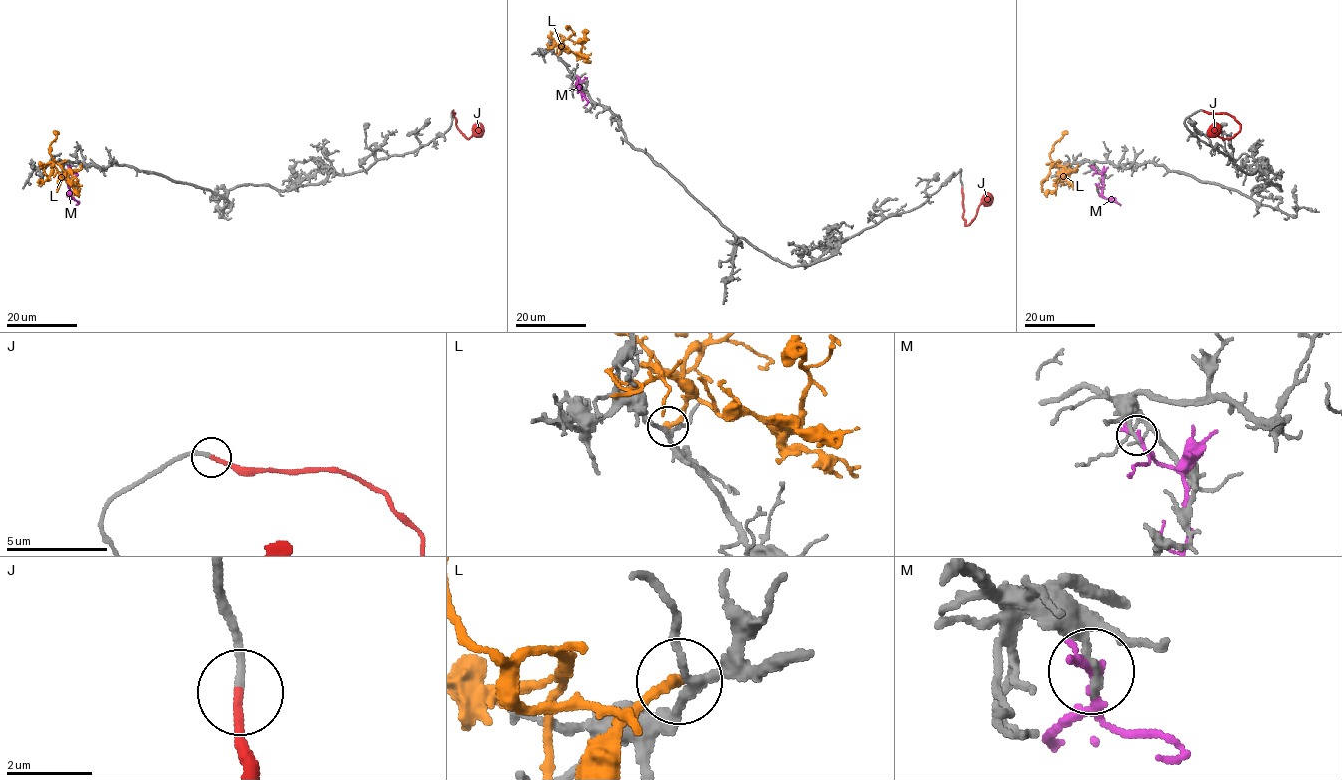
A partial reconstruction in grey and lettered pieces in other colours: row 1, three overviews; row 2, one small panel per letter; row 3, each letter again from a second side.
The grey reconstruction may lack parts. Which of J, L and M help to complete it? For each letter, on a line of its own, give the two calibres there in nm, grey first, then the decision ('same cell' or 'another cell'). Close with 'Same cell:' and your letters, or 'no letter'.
J: 200 nm thick on the grey side, 200 nm on the other; same cell
L: 200 nm thick on the grey side, 280 nm on the other; another cell
M: 200 nm thick on the grey side, 200 nm on the other; another cell
Same cell: J

